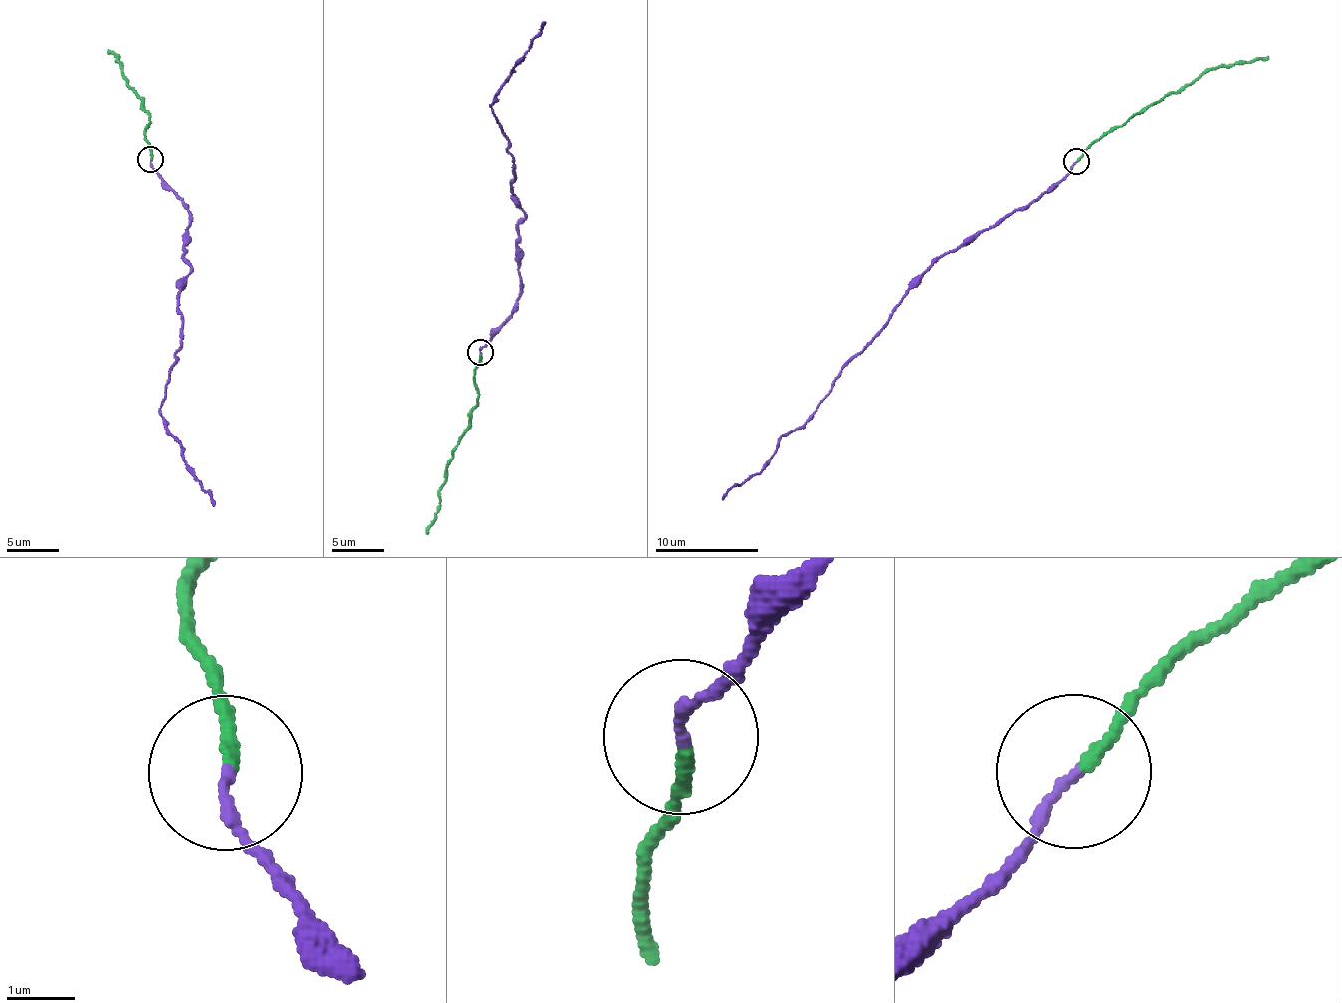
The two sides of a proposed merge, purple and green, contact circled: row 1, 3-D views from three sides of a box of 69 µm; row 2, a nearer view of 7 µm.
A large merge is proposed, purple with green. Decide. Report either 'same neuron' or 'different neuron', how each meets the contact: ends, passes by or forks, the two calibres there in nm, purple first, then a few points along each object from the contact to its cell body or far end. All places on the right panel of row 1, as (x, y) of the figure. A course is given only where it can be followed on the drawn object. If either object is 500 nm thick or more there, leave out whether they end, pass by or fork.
same neuron; purple ends; green ends; calibres 150 and 170 nm; course purple (1075, 162), (1037, 199), (931, 267), (809, 419), (780, 438), (768, 464), (723, 498); course green (1078, 162), (1097, 141), (1211, 70), (1268, 57)

